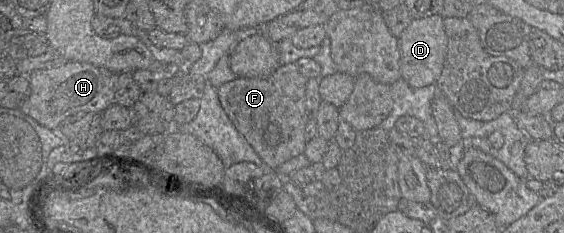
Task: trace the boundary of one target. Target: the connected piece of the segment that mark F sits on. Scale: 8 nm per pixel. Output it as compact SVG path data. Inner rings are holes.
M290 63L287 65L281 65L274 73L267 77L262 78L236 78L233 81L224 83L220 87L218 87L218 97L223 107L224 111L226 112L227 116L235 126L236 130L245 138L245 140L251 145L257 155L263 162L264 167L267 170L276 171L276 169L289 159L292 159L298 155L304 154L305 146L306 146L306 139L305 139L305 127L308 121L308 114L306 110L306 87L307 87L308 79L303 76L295 63Z

